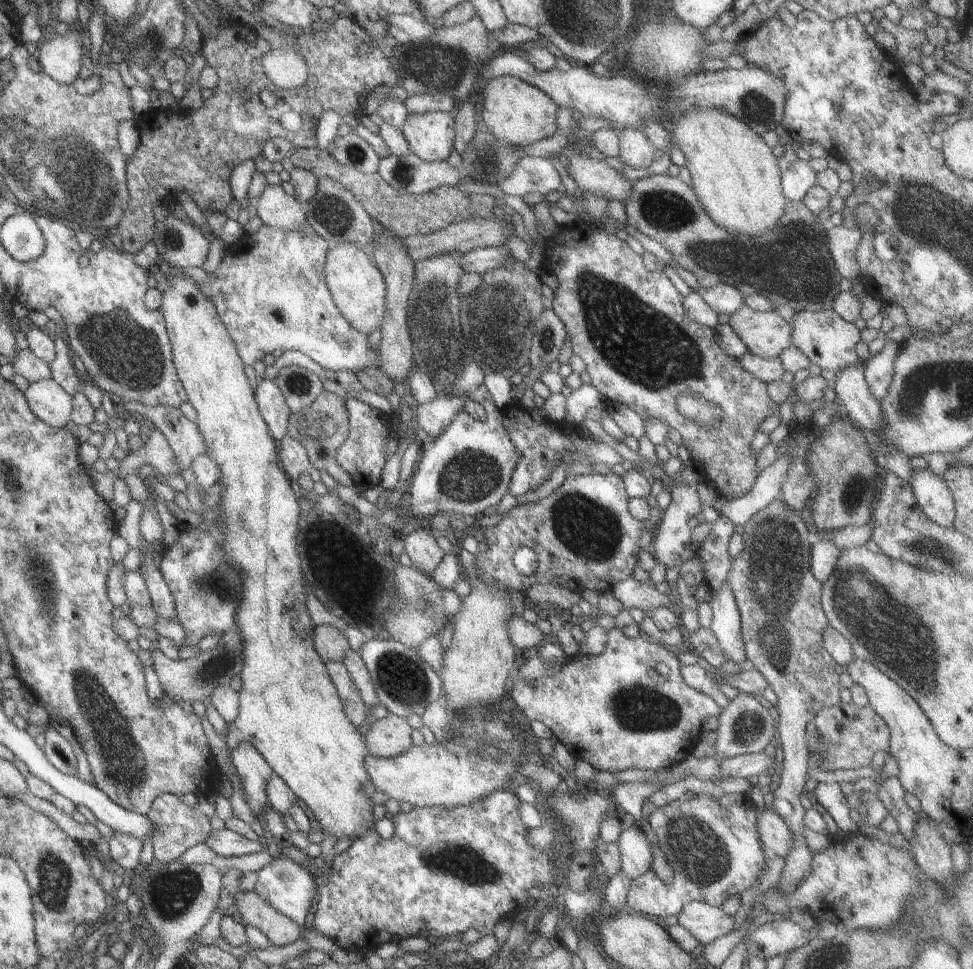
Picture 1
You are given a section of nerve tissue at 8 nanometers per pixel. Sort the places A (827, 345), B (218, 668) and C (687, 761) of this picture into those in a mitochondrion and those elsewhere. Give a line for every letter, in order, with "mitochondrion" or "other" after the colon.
A: other
B: mitochondrion
C: other

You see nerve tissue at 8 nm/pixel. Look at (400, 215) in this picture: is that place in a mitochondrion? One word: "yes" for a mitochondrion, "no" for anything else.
no

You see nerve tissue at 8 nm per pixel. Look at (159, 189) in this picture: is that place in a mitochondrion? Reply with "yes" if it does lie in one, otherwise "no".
no

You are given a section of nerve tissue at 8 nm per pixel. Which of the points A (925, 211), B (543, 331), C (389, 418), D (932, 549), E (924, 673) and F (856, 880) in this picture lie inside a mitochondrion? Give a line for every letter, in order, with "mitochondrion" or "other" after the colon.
A: mitochondrion
B: mitochondrion
C: other
D: mitochondrion
E: mitochondrion
F: other

